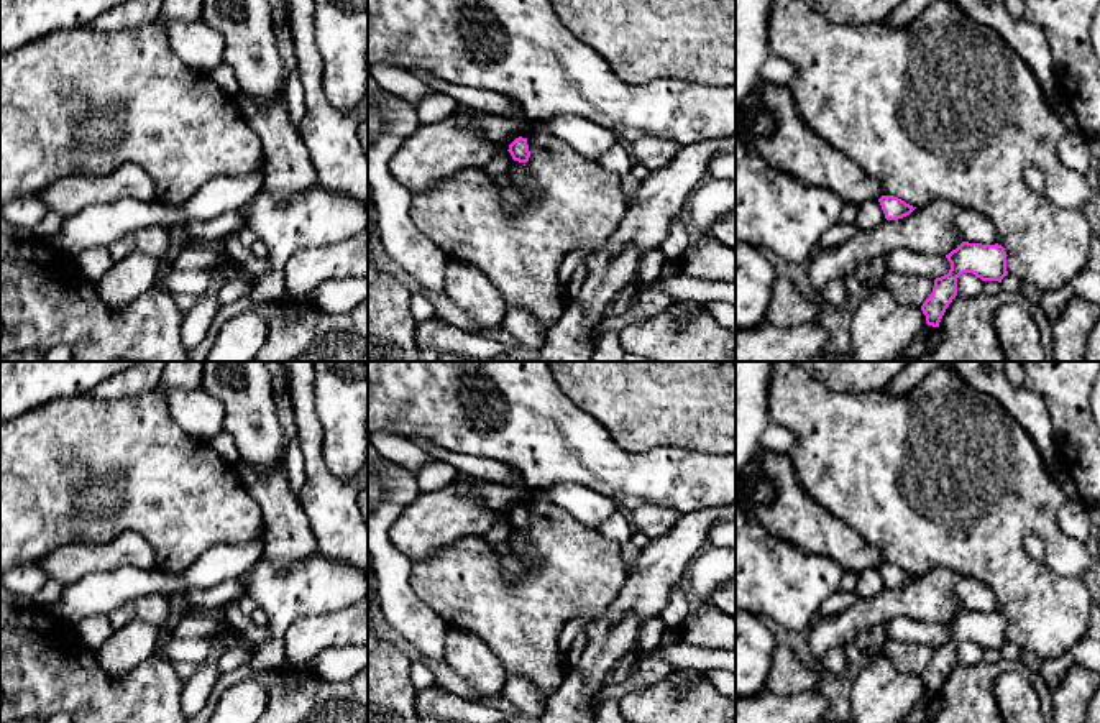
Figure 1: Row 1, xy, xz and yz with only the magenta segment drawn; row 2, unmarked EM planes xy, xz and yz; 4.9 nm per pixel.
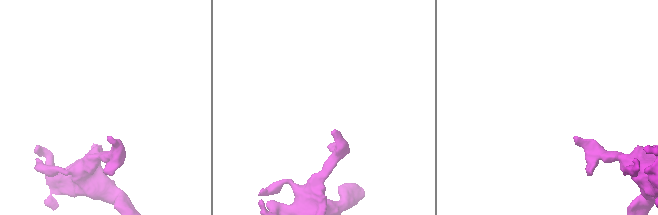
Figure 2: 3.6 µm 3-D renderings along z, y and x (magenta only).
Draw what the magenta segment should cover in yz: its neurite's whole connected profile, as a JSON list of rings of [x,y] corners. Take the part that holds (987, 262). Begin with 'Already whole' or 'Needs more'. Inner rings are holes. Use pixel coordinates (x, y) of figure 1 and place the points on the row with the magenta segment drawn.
Already whole. [[[962,242],[946,255],[951,263],[947,274],[934,279],[931,296],[921,306],[926,315],[926,324],[939,327],[939,322],[957,296],[957,278],[964,273],[972,273],[982,281],[998,281],[1008,274],[1006,271],[1006,251],[1001,245],[982,245]]]

